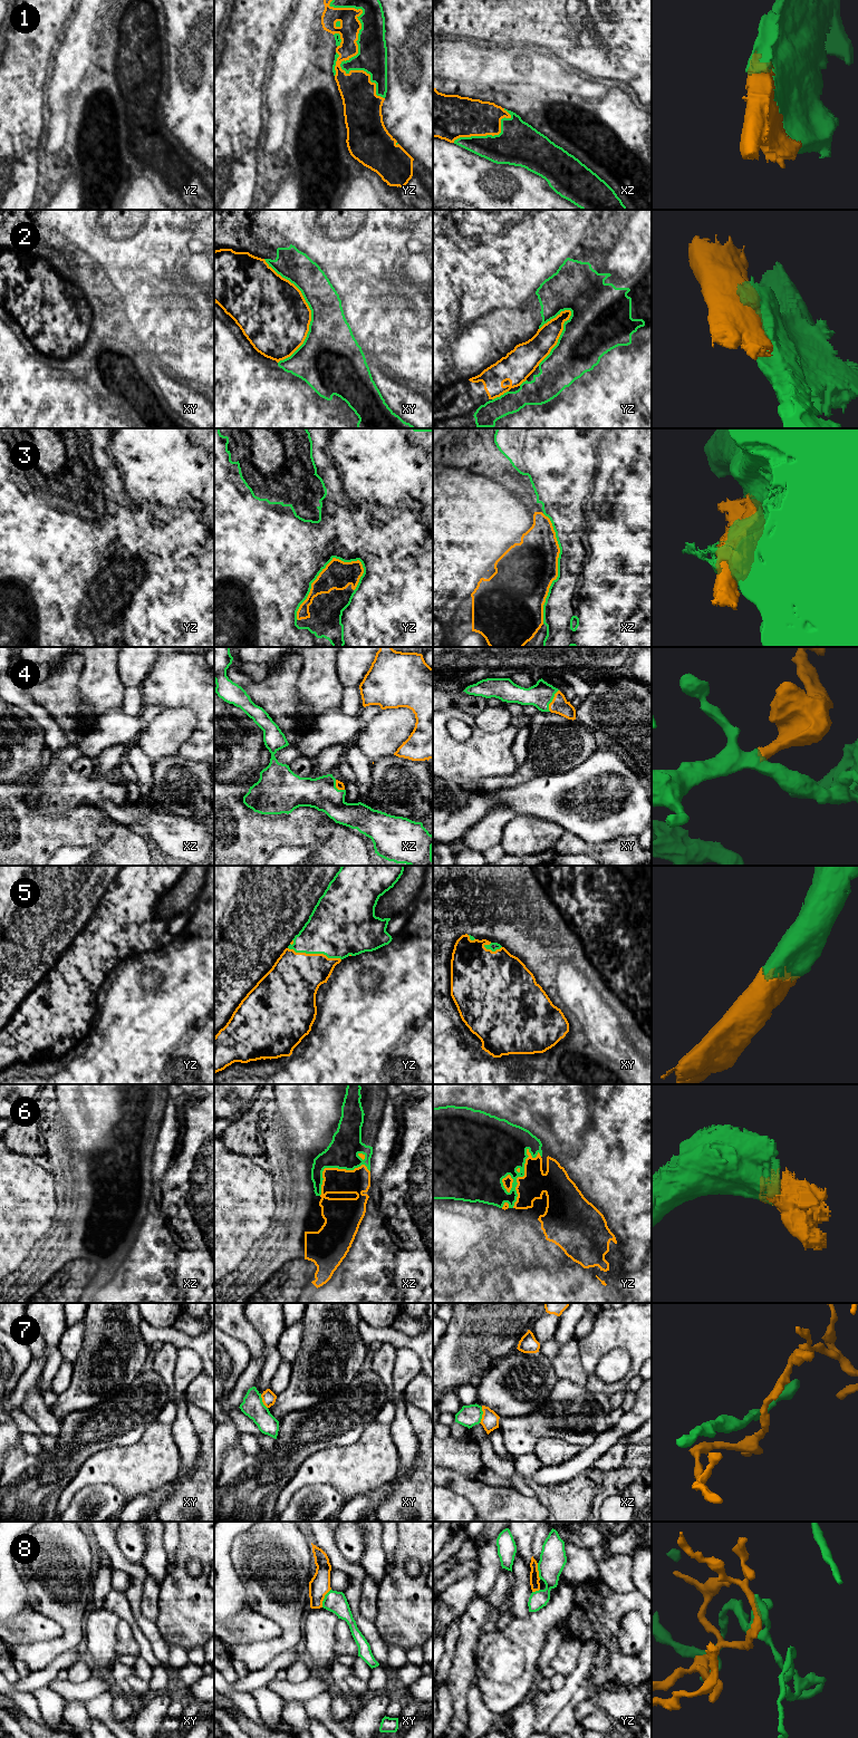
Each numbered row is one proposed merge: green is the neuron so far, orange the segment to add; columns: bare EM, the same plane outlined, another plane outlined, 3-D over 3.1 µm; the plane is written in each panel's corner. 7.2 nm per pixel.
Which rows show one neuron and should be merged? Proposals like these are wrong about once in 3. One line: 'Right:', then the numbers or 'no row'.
Right: 1, 4, 5, 6

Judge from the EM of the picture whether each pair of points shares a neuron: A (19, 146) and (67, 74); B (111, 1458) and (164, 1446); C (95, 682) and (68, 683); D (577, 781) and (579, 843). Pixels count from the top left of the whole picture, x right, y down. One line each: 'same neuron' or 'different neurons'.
A: different neurons
B: same neuron
C: different neurons
D: different neurons

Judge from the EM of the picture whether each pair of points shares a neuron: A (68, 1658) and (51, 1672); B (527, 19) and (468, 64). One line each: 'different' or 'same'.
A: same
B: different

